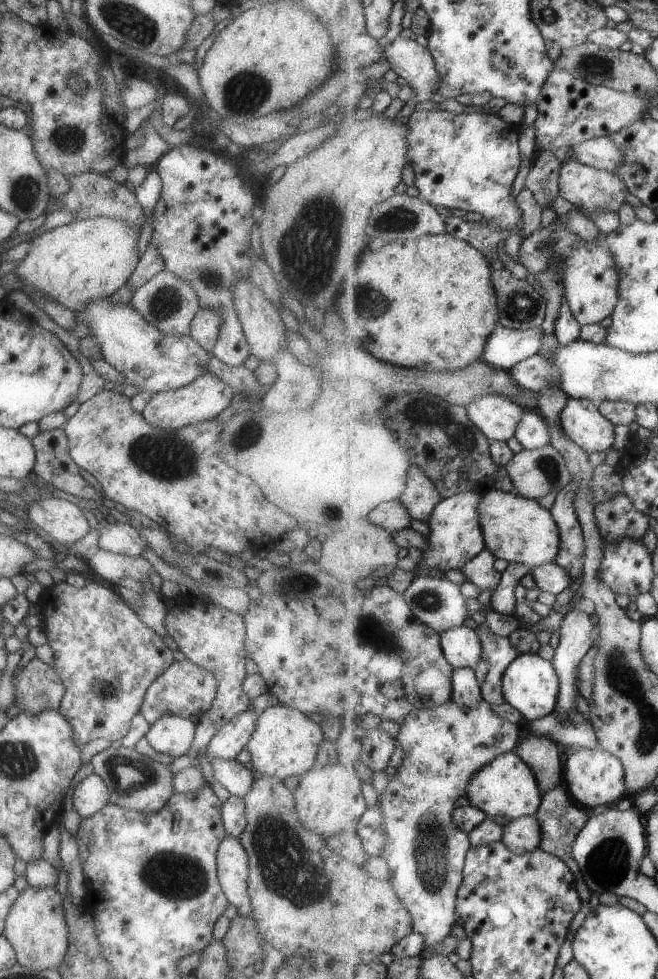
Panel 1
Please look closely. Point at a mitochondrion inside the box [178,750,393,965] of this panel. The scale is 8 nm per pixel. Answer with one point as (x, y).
(285, 870)

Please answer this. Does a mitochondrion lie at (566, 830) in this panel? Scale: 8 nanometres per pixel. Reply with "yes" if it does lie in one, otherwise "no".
no

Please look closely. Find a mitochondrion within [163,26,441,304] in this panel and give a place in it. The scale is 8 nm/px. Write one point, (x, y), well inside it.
(310, 245)

